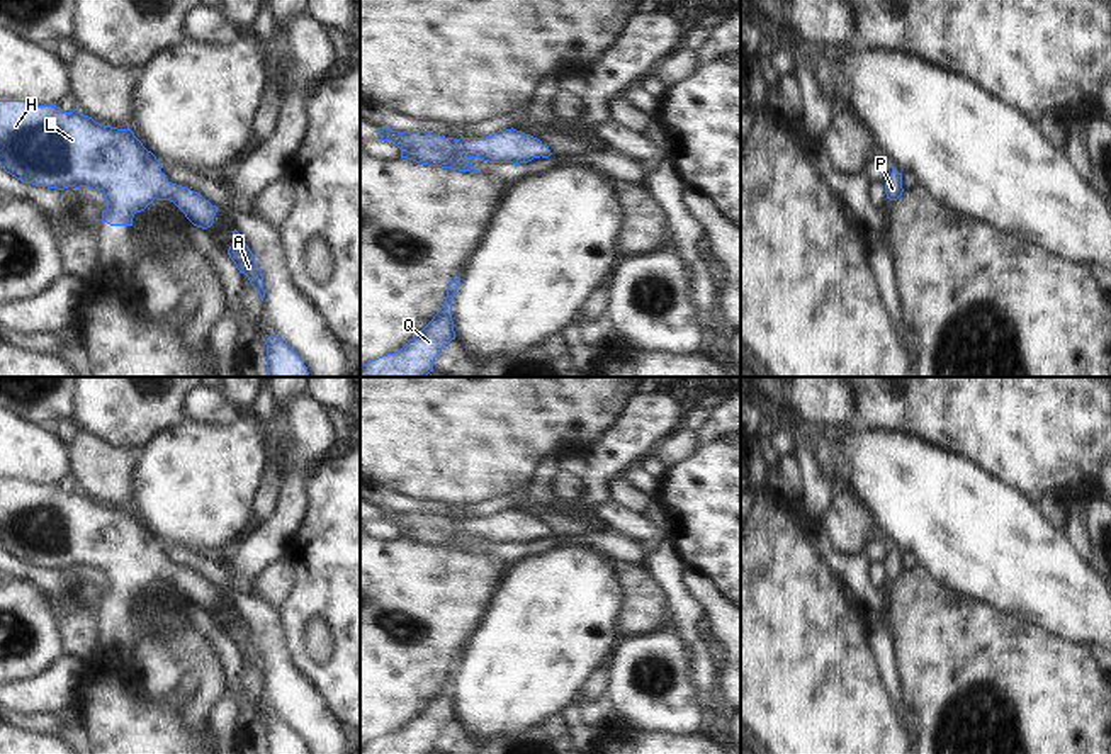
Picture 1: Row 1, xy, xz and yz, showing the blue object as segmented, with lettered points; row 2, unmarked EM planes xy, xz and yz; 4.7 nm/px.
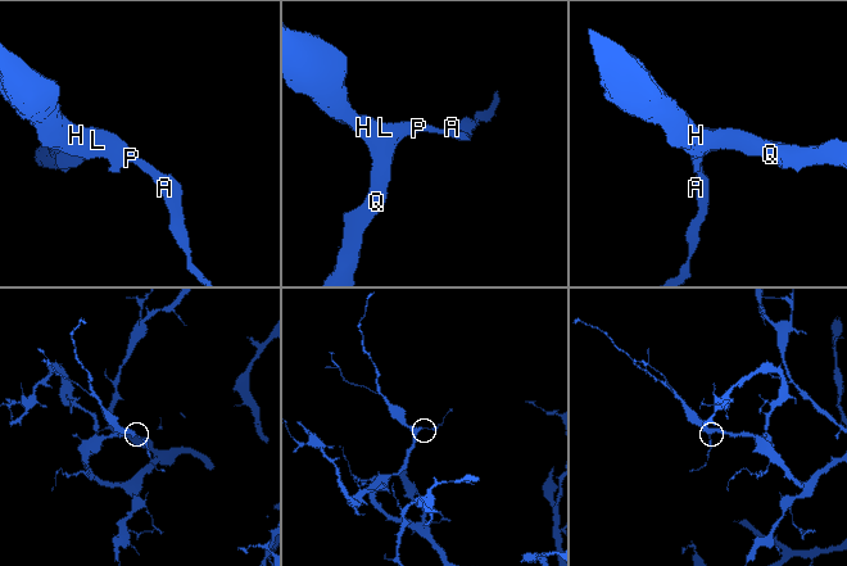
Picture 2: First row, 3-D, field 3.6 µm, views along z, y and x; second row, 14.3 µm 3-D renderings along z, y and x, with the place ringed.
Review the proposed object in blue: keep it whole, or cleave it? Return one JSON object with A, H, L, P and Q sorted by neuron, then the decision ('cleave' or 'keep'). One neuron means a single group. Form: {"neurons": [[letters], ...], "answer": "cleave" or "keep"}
{"neurons": [["A", "H", "L", "P", "Q"]], "answer": "keep"}

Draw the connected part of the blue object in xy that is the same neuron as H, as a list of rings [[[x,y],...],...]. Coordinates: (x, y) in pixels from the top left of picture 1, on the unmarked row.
[[[0,481],[0,547],[17,560],[36,567],[99,571],[107,584],[102,603],[110,606],[133,606],[134,594],[144,591],[155,579],[173,582],[194,606],[202,610],[212,606],[217,593],[217,588],[197,572],[172,564],[156,537],[131,509],[99,504],[76,489],[63,492],[56,486]]]

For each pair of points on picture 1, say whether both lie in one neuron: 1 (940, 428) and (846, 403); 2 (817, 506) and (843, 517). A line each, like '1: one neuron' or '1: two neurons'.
1: two neurons
2: two neurons

